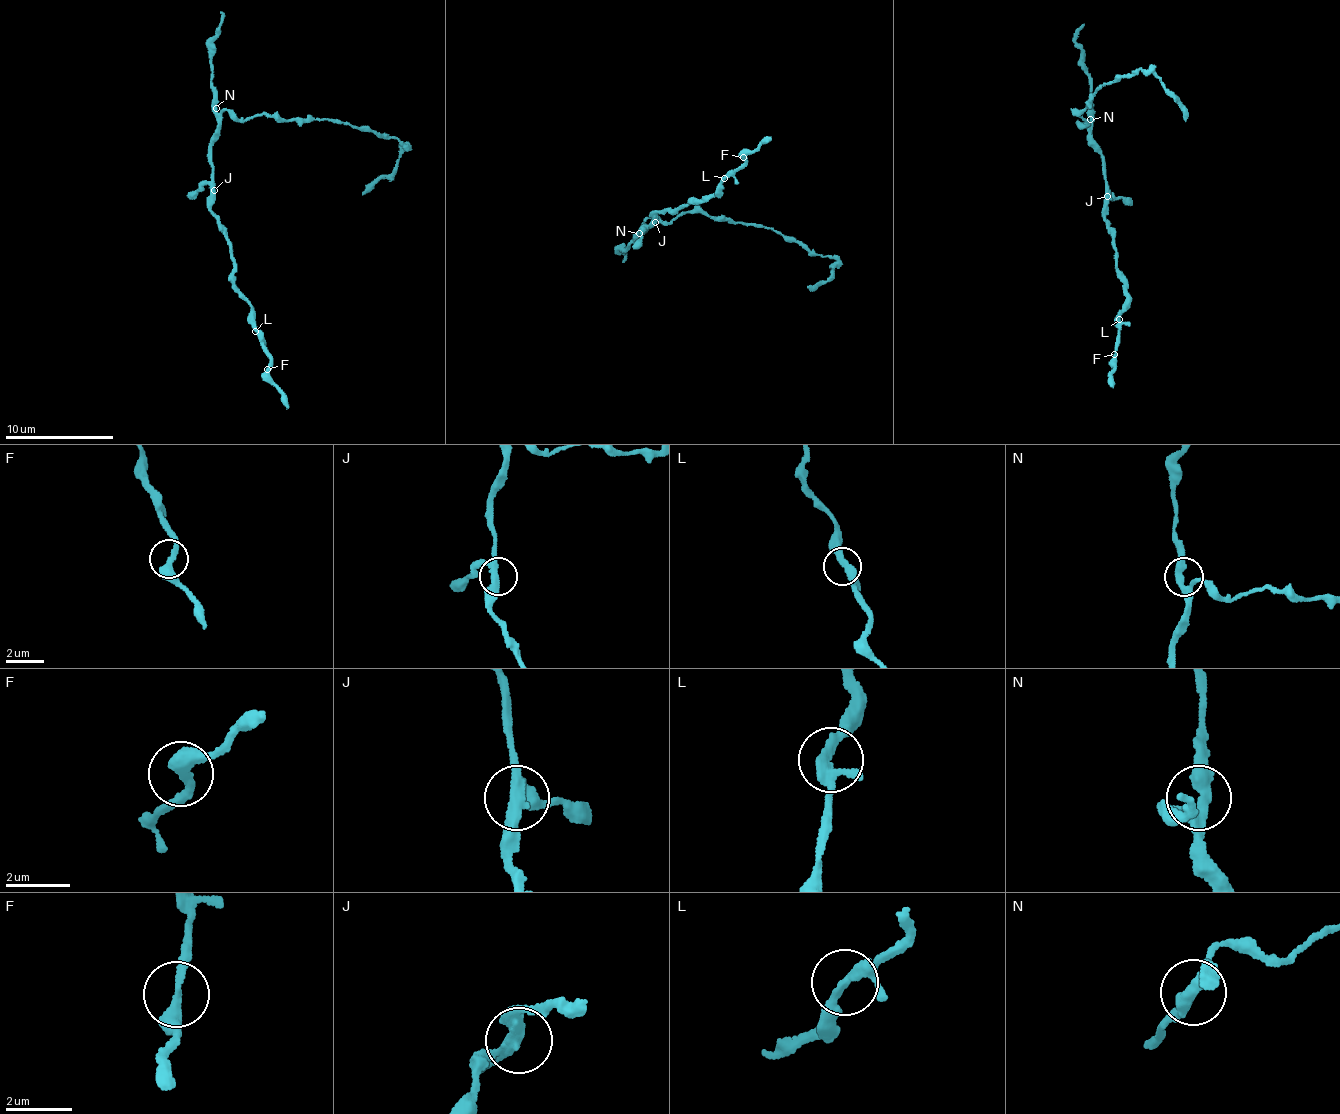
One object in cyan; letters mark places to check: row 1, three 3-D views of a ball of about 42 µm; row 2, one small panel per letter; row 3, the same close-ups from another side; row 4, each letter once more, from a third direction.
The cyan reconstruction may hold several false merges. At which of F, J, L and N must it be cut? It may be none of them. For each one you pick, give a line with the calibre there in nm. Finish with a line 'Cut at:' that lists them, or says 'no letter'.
Cut at: no letter

